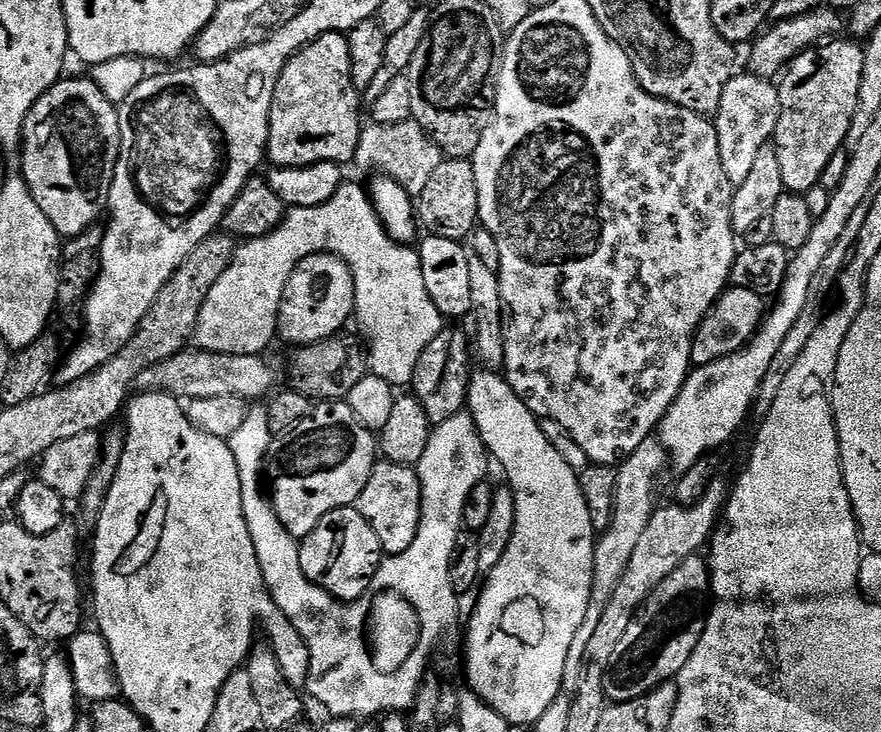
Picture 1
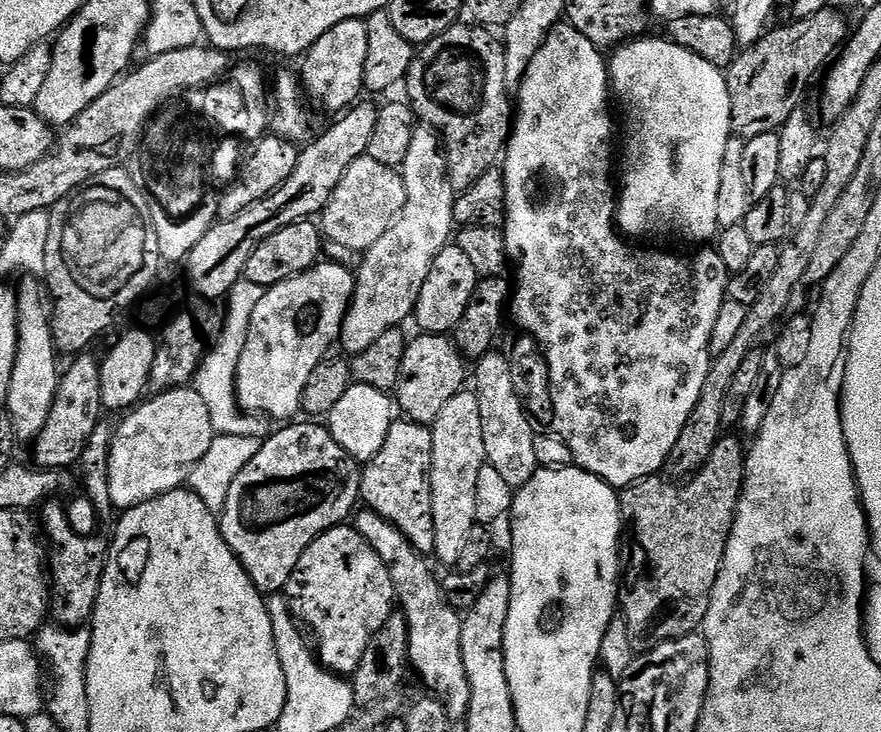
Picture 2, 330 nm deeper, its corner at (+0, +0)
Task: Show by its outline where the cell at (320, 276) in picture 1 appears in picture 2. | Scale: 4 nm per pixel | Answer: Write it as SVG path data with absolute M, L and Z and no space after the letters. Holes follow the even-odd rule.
M321 262L315 268L311 268L309 272L298 274L294 278L290 278L286 282L276 284L274 287L267 289L262 298L262 302L258 302L258 306L254 306L254 315L250 318L250 330L248 331L248 341L242 349L242 358L238 358L238 374L236 375L236 400L241 408L249 414L263 414L273 421L288 422L293 419L292 416L297 411L301 411L302 392L306 390L306 381L310 379L310 374L314 371L314 366L318 366L329 355L328 352L340 339L340 331L344 325L344 319L348 313L348 307L352 304L352 295L356 289L356 277L351 267L335 262Z

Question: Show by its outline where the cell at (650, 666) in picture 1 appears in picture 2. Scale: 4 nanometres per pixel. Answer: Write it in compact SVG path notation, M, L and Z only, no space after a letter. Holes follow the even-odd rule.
M724 434L714 446L702 470L695 476L689 476L683 482L673 482L657 474L635 480L633 484L619 489L623 519L632 523L636 540L652 563L652 573L645 580L638 581L632 592L625 591L622 596L622 615L629 624L636 654L654 650L654 646L662 646L662 642L687 636L689 632L695 632L703 625L744 489L745 459L746 444L743 444L736 434Z

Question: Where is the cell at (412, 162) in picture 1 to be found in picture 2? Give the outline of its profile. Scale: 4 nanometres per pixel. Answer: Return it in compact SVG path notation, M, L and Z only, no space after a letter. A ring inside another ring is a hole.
M367 154L358 158L342 174L342 182L330 194L330 202L326 202L322 213L322 232L331 243L346 246L354 254L368 251L386 230L400 216L402 206L406 206L406 186L403 175L390 166L382 166L382 162L374 162Z

